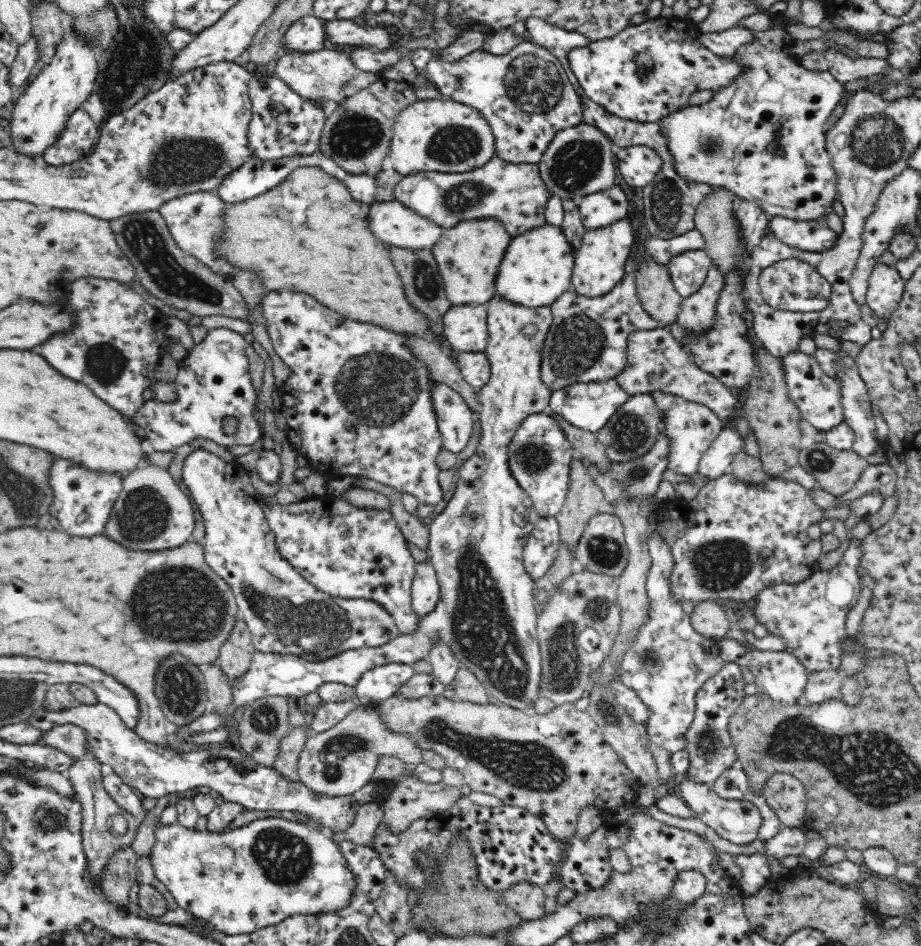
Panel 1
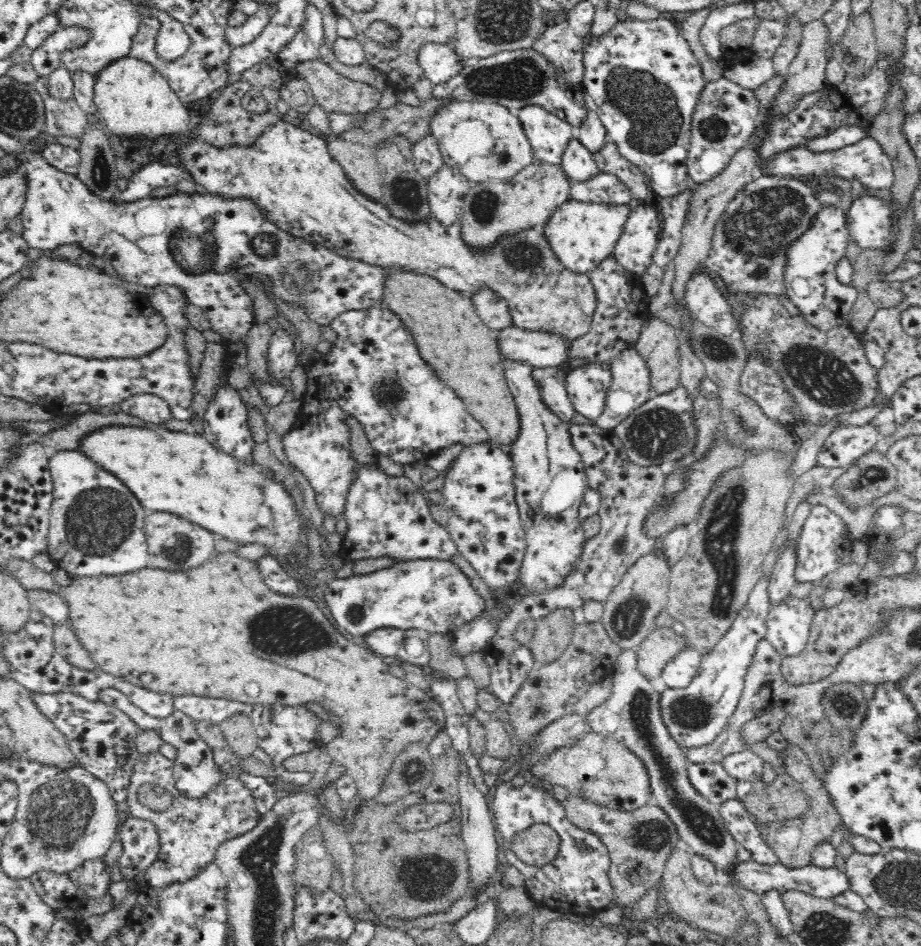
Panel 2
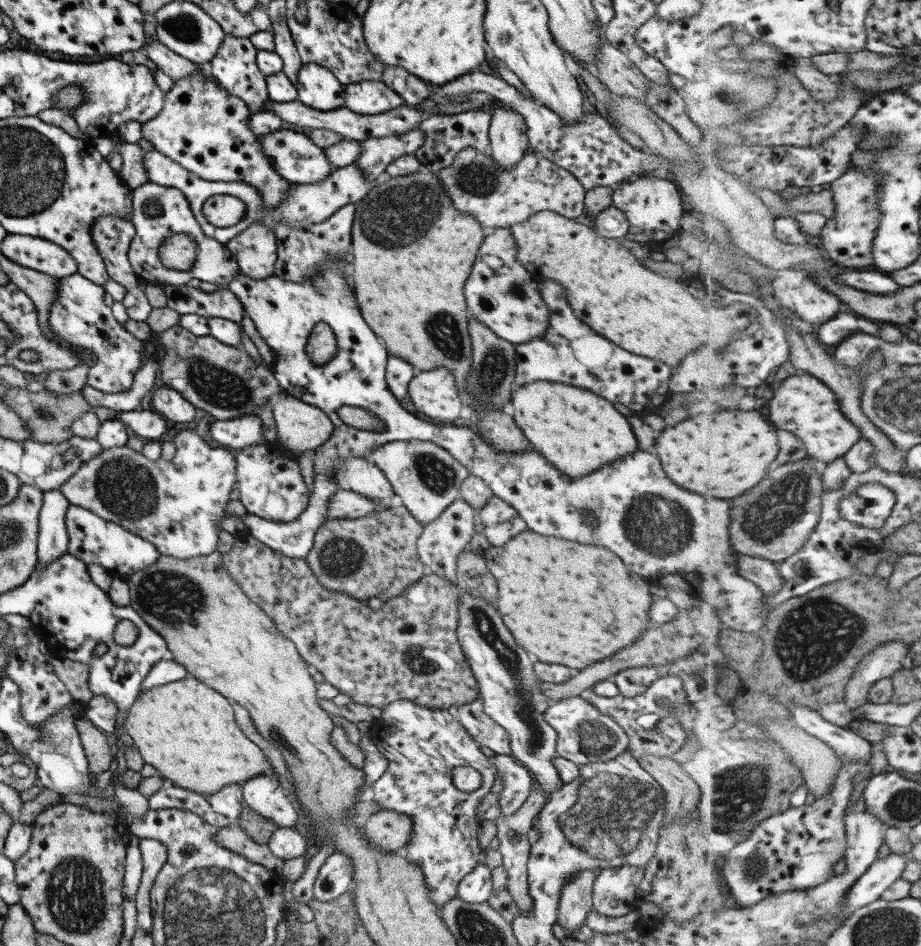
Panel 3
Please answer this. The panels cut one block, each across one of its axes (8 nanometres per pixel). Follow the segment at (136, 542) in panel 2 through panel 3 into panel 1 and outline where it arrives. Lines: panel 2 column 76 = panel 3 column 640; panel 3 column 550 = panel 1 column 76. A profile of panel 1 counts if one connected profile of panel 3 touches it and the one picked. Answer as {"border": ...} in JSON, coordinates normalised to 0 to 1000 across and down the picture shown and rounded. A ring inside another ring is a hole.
{"border":[[[61,484],[52,497],[52,514],[58,529],[51,543],[62,548],[67,560],[76,562],[78,567],[114,564],[122,536],[134,515],[132,507],[132,503],[126,500],[96,498],[83,488]]]}

